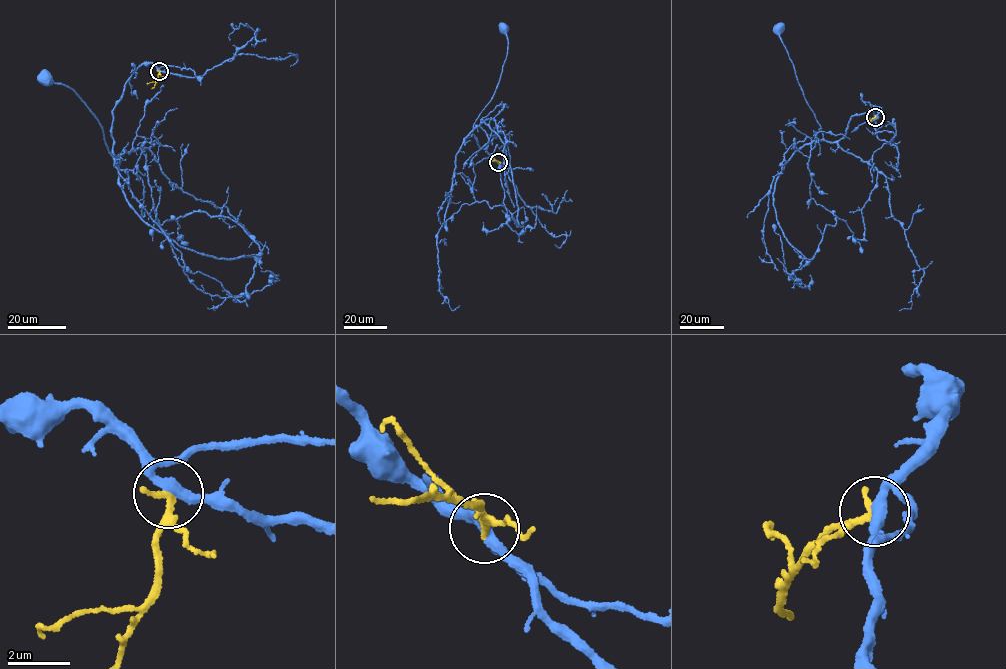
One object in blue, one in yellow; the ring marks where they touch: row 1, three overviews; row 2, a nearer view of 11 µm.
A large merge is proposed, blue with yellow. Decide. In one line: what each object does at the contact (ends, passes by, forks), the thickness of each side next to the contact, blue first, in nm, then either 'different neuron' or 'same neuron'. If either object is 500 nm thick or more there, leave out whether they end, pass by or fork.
blue passes by; yellow passes by; calibres 320 and 190 nm; different neuron

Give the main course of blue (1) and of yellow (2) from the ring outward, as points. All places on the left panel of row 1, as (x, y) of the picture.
1: (159, 71), (151, 63), (144, 63), (126, 82), (113, 110), (114, 158), (103, 129), (76, 92), (46, 79)
2: (159, 71), (151, 89)

